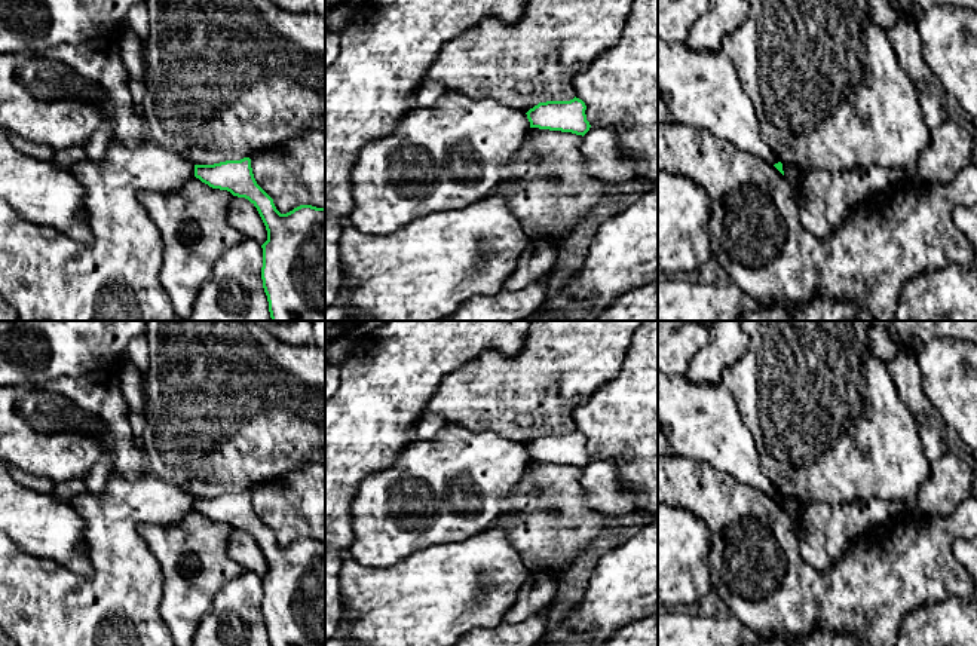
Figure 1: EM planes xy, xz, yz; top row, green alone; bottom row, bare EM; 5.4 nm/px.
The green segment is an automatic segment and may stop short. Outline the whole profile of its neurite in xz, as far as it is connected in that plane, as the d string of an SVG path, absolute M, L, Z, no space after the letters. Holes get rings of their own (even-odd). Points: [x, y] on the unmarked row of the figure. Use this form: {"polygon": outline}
{"polygon": "M575 429L570 434L539 435L526 447L530 460L572 465L584 469L591 460L585 443L585 435Z"}

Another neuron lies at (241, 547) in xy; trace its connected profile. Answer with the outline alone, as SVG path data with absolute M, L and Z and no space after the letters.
M232 530L227 541L227 555L244 570L257 573L260 578L267 573L267 563L257 541L245 530Z

